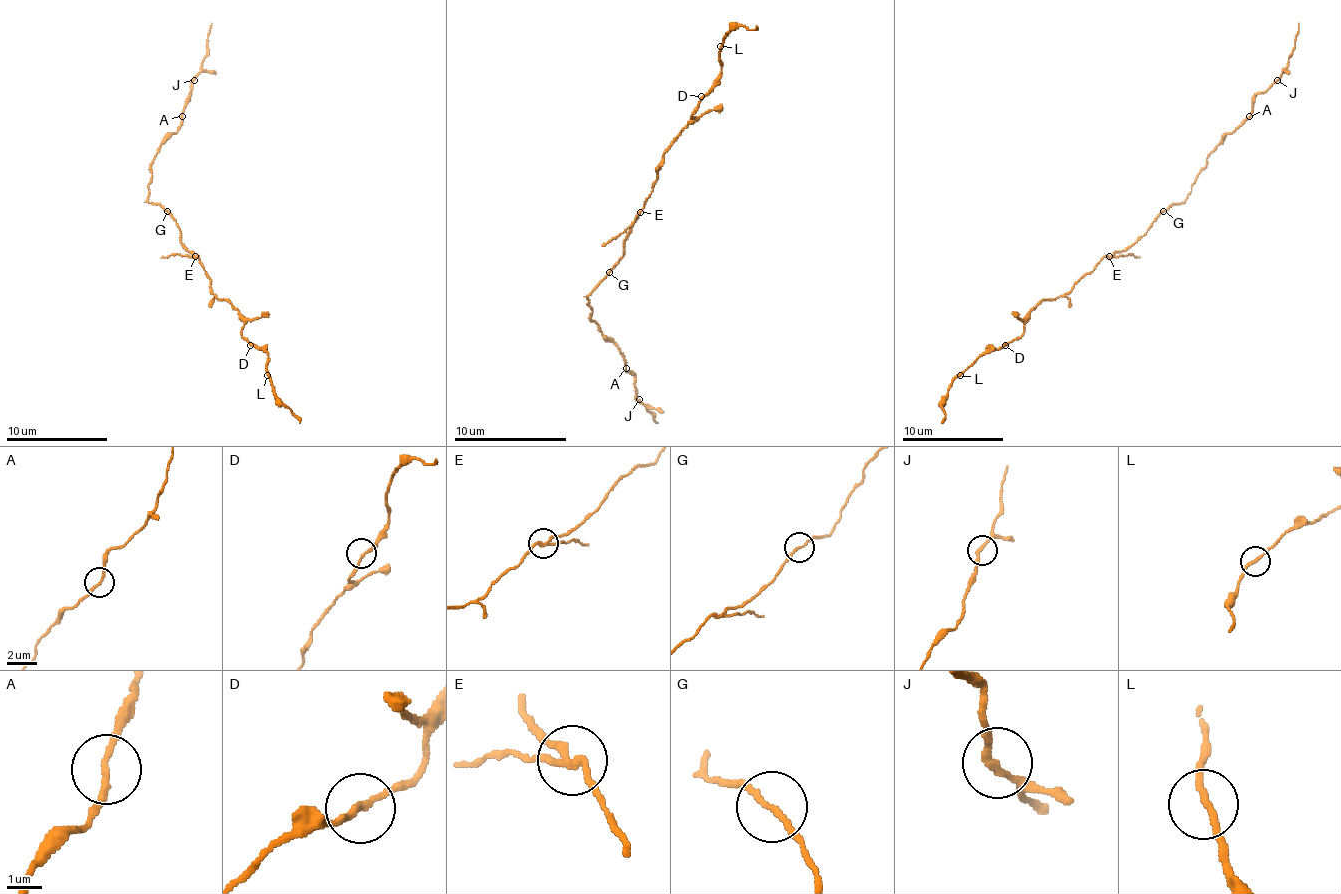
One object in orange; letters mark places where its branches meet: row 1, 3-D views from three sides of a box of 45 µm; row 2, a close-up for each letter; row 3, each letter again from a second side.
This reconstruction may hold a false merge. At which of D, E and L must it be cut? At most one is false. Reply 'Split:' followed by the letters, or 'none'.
Split: none

